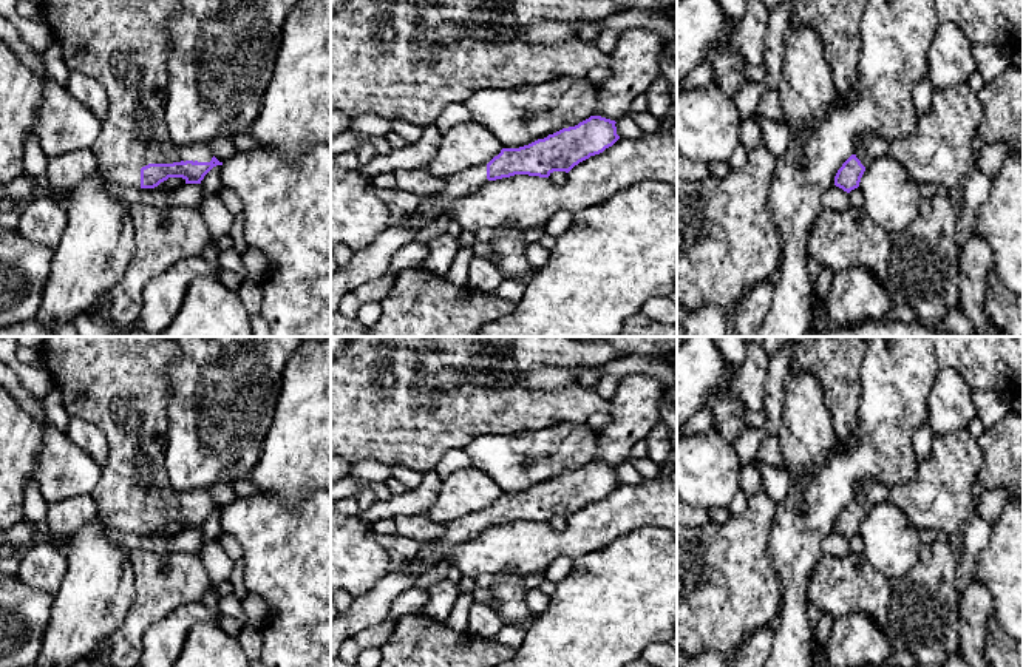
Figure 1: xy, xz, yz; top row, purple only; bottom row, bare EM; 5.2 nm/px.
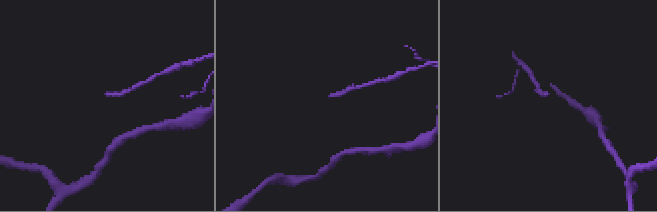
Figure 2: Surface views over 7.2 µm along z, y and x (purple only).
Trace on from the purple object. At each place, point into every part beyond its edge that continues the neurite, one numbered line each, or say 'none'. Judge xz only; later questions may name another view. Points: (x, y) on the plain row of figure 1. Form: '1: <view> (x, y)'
1: xz (465, 528)

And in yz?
1: yz (867, 494)

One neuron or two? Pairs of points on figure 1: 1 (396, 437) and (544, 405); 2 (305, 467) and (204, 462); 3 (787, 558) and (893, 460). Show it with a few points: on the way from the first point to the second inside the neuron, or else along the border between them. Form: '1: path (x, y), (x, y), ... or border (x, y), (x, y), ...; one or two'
1: path (433, 426), (450, 423), (465, 411), (507, 408); one
2: border (269, 431), (258, 460), (248, 477); two
3: path (799, 527), (863, 462); one

